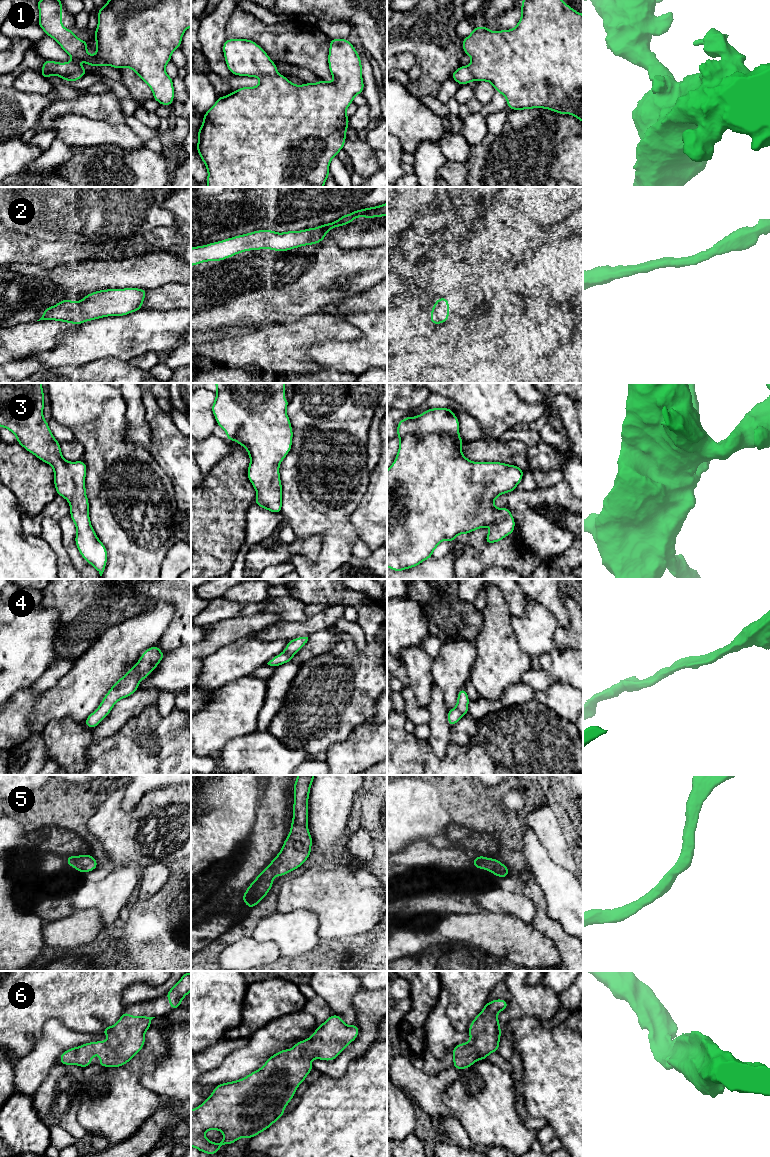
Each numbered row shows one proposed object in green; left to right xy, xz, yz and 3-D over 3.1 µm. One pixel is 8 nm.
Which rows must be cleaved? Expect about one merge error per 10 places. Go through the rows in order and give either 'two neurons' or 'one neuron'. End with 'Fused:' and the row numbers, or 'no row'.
1: one neuron
2: one neuron
3: one neuron
4: one neuron
5: one neuron
6: one neuron
Fused: no row

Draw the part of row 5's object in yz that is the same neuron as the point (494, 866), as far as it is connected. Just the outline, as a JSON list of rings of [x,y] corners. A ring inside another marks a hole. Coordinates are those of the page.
[[[477,856],[473,858],[473,866],[478,869],[486,869],[499,878],[504,878],[511,874],[508,867],[496,858],[489,859],[486,856]]]

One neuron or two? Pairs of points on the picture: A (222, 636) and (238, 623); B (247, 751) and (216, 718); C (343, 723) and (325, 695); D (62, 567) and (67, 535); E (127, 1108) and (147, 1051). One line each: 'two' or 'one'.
A: one
B: two
C: one
D: two
E: one

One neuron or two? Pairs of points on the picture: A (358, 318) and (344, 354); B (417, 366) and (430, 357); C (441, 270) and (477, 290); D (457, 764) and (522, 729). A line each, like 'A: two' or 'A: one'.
A: one
B: two
C: two
D: one

